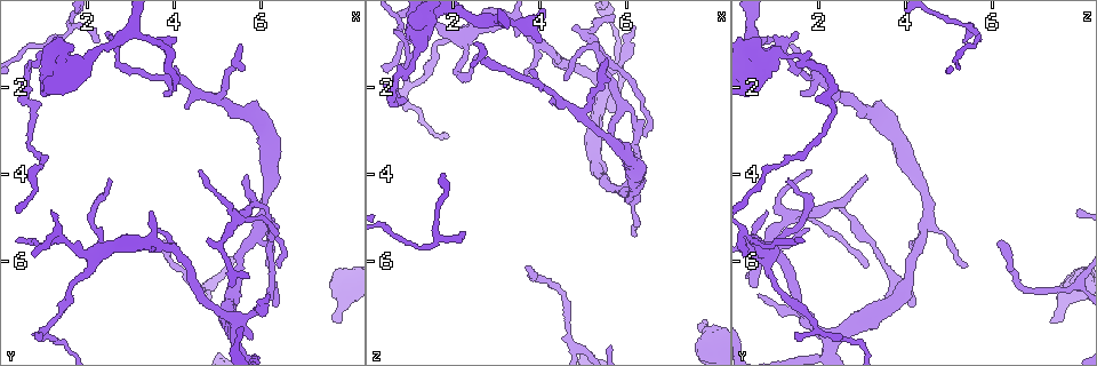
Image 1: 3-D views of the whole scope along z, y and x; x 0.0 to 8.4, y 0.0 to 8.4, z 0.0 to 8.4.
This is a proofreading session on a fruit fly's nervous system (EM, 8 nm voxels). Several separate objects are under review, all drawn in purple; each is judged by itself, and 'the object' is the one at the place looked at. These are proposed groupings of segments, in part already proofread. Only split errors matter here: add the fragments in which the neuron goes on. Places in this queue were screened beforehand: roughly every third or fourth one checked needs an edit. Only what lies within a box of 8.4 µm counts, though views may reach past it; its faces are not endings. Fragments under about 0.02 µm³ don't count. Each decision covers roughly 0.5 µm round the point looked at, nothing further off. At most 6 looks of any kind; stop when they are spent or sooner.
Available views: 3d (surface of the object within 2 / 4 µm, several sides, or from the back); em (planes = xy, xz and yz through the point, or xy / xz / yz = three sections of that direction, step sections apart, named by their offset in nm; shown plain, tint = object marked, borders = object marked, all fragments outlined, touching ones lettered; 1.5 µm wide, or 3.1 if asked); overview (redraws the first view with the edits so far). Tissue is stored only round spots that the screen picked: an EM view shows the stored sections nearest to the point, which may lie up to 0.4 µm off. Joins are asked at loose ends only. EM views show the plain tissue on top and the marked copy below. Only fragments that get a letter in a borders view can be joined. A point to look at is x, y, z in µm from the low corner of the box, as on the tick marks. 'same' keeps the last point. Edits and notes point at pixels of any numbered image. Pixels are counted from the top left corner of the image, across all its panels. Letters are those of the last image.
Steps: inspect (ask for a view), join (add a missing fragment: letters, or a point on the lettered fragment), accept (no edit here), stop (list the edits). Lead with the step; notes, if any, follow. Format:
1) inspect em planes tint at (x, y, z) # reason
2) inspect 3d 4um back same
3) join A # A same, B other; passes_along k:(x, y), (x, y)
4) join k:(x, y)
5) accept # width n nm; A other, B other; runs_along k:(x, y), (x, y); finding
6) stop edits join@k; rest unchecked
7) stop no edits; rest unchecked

inspect 3d 4um at (5.50, 1.05, 1.35) # an open end

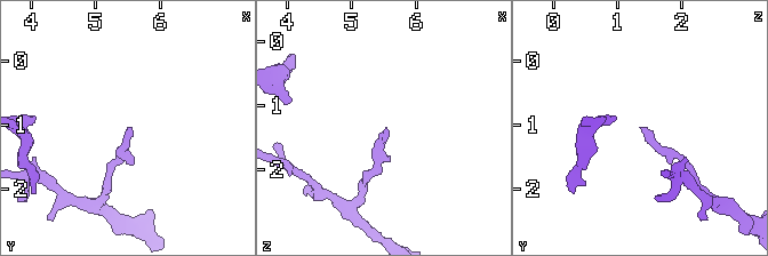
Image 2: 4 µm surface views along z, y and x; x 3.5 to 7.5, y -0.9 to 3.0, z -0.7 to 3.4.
inspect em planes tint at (5.55, 1.05, 1.35)

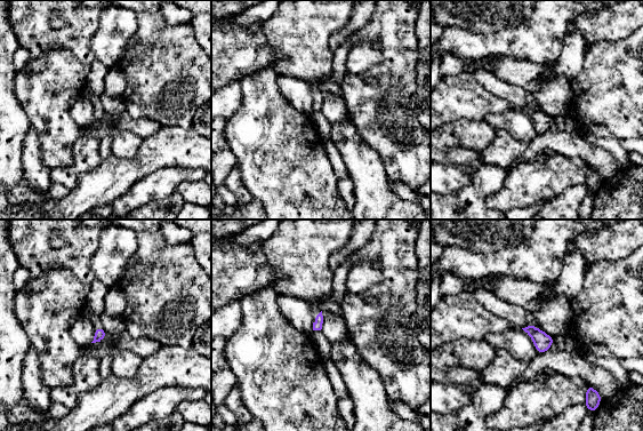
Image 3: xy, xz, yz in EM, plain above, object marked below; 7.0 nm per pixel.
inspect em planes borders same

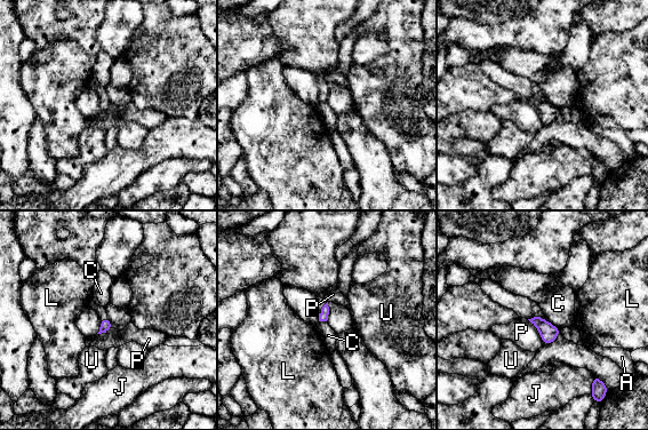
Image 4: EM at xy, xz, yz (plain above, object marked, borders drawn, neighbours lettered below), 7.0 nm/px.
accept # longest_contact P 200 nm; A other, C other, J other, L other, P other, U other; none of them fits

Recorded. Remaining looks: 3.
inspect 3d 2um at (3.65, 5.25, 1.85) # branch stops here

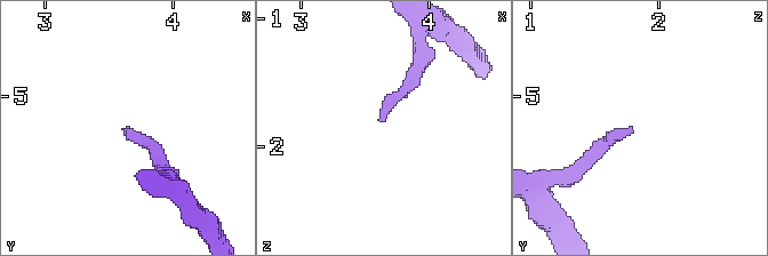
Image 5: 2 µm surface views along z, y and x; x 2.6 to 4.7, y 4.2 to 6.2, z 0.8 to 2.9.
inspect em planes borders at (3.62, 5.24, 1.80) # need the tissue

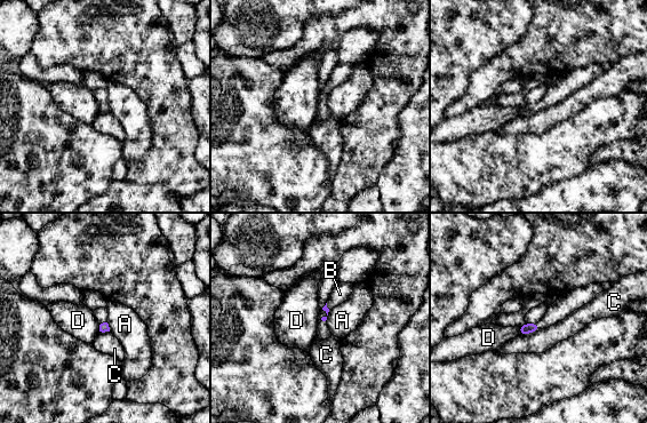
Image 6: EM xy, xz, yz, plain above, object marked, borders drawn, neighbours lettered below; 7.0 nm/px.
accept # A other, B other, C other, D other; border 6:(518, 327), (520, 335); no lettered fragment goes on from it

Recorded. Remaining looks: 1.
inspect em planes borders at (7.70, 7.35, 7.35) # an open end

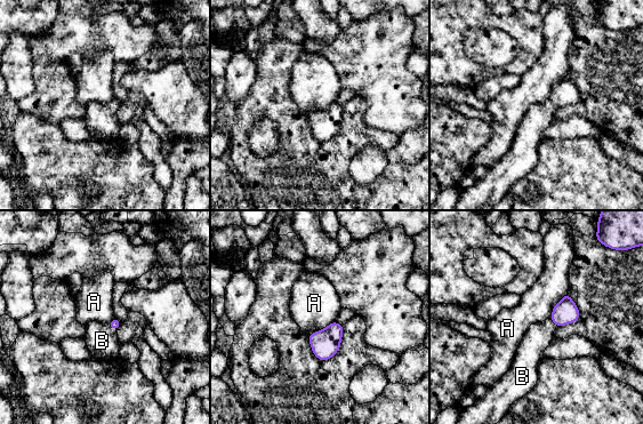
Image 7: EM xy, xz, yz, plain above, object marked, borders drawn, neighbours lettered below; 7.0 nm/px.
join B # A other, B same; passes_along 7:(114, 324), (111, 328), (102, 341); the neuron continues

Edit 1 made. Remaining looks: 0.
stop edits join@7; rest unchecked

